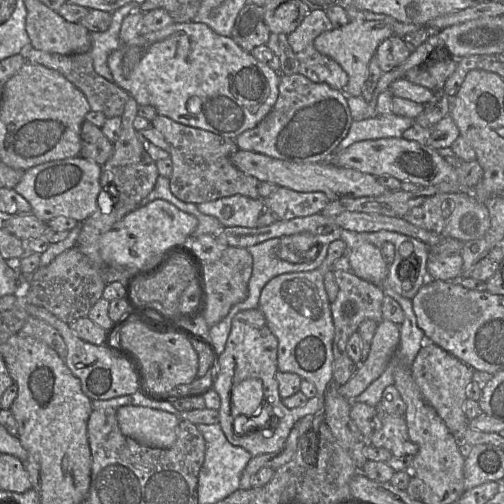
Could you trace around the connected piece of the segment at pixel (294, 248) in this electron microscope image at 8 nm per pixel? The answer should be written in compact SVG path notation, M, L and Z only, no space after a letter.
M309 232L281 237L277 247L277 257L290 263L312 262L317 256L318 243Z

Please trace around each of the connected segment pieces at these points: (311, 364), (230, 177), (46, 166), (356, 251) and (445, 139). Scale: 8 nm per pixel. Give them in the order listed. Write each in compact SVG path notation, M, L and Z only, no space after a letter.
M338 239L330 243L322 265L312 271L291 272L272 278L262 289L258 308L264 314L267 325L277 338L277 368L281 372L294 373L312 382L319 400L325 401L325 393L333 382L334 324L324 276L333 271L335 262L345 253L346 244Z
M157 115L151 125L162 135L170 147L173 171L170 190L179 200L201 204L233 195L259 199L260 181L238 170L231 162L231 156L239 150L235 139L229 139L212 132L193 128Z
M79 155L46 162L26 170L14 189L30 203L32 213L41 221L47 223L55 217L64 216L82 223L98 209L101 173L101 165Z
M369 242L349 250L349 262L354 275L375 285L381 285L388 276L381 249Z
M449 114L428 128L414 124L404 131L402 138L416 141L421 145L438 150L440 148L451 147L459 136L460 131Z

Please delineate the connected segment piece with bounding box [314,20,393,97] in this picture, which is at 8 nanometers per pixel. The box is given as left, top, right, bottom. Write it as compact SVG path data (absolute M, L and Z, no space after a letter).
M349 21L340 28L321 33L314 39L314 46L318 52L335 60L348 75L344 93L359 97L367 79L369 62L375 55L379 44L391 36L393 36L392 26L384 21Z

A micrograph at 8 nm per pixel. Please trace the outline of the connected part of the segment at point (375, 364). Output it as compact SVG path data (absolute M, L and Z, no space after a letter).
M383 319L377 326L367 359L358 364L356 373L347 383L339 386L339 393L346 399L352 400L364 392L367 387L386 370L398 349L399 343L400 326L391 321Z

